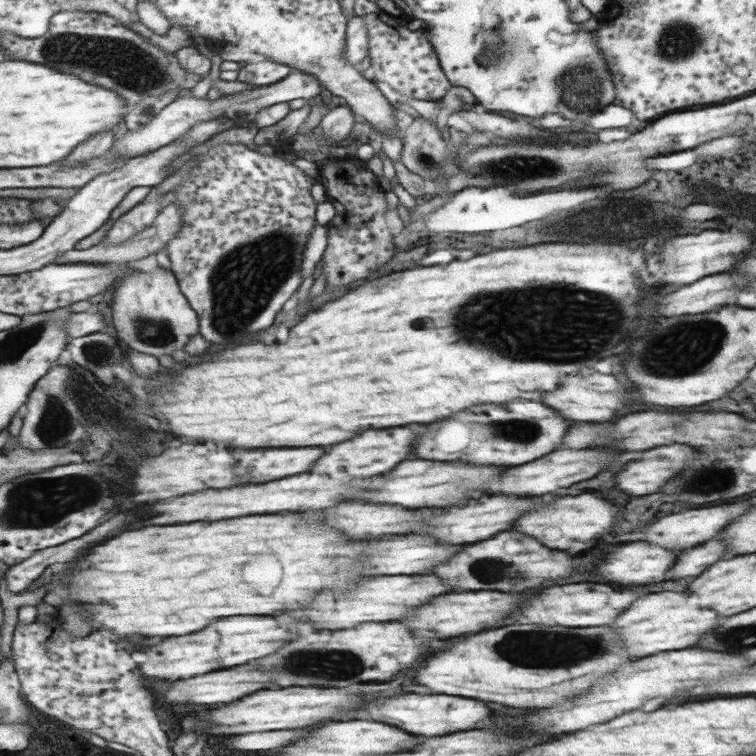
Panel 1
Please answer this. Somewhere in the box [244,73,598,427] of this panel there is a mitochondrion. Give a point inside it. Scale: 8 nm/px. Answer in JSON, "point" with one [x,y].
{"point":[505,169]}

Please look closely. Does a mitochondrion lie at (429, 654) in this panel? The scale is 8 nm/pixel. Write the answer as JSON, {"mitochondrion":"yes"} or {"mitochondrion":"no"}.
{"mitochondrion":"no"}

